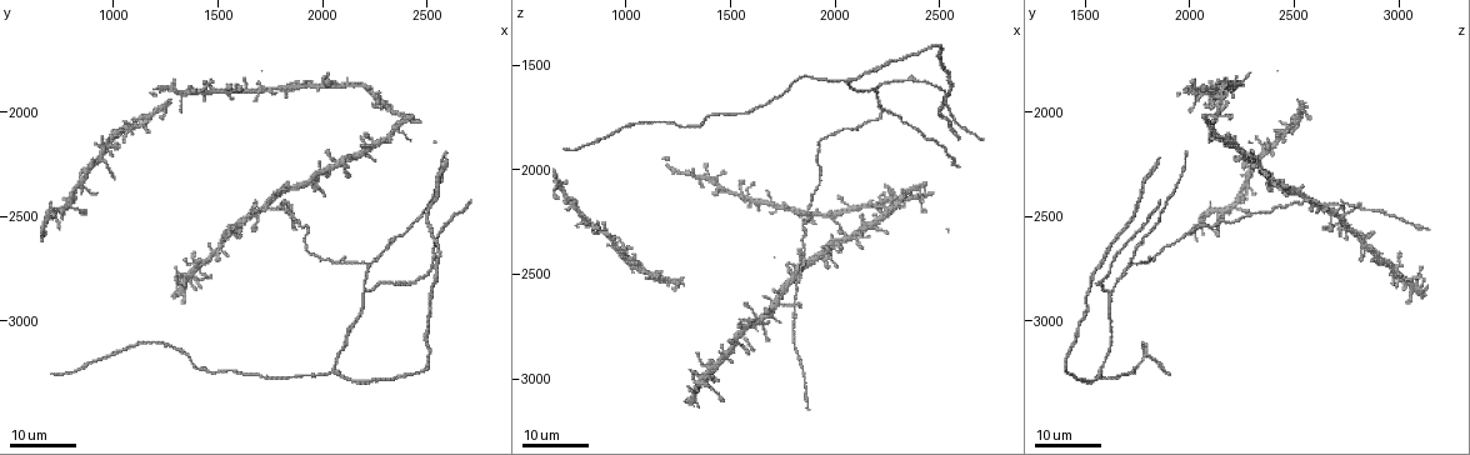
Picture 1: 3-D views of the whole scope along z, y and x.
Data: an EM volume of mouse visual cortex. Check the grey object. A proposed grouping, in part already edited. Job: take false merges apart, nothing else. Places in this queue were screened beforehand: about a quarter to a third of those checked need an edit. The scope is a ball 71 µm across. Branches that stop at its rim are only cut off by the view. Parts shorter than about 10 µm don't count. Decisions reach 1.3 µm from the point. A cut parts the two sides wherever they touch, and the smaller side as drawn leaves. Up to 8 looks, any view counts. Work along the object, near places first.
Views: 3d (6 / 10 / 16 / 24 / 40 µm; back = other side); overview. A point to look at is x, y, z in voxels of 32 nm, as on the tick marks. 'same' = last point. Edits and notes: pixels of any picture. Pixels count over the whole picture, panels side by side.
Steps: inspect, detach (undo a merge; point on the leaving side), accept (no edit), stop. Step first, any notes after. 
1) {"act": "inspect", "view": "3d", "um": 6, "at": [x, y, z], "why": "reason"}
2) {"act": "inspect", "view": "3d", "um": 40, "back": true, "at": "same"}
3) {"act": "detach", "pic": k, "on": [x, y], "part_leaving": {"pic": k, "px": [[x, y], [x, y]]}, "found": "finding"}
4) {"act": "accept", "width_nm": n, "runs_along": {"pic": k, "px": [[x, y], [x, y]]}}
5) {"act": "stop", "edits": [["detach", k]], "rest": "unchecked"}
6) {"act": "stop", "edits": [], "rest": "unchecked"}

{"act": "inspect", "view": "3d", "um": 24, "at": [2200, 2870, 1610], "why": "three arms meet"}

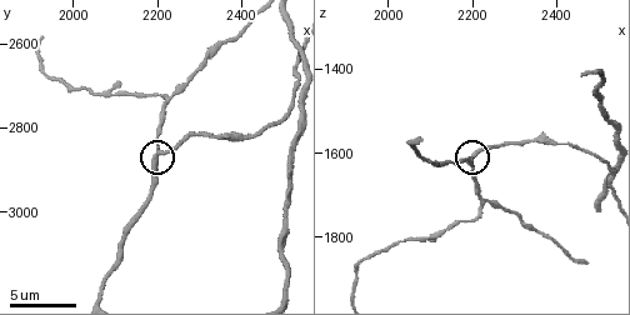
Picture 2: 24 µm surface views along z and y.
{"act": "inspect", "view": "3d", "um": 10, "at": "same"}

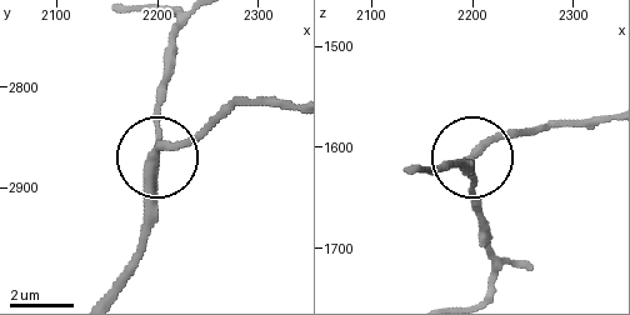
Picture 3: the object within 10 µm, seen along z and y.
{"act": "inspect", "view": "3d", "um": 6, "at": "same", "why": "closer look"}

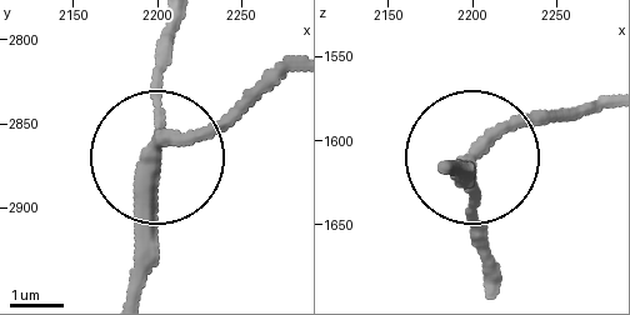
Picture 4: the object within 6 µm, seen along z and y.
{"act": "accept", "runs_along": {"pic": 4, "px": [[176, 33], [154, 100], [158, 145], [194, 135], [243, 91]]}, "found": "all the same neuron"}

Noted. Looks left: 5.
{"act": "inspect", "view": "3d", "um": 10, "at": [2230, 2735, 1710], "why": "branch point"}

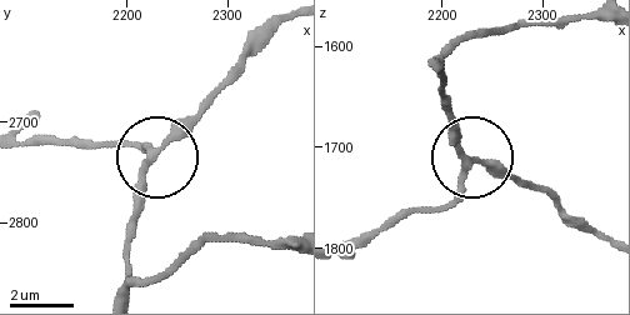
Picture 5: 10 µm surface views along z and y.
{"act": "accept", "arms": 3, "runs_along": {"pic": 5, "px": [[20, 143], [158, 149], [211, 100]]}, "found": "all the same neuron"}

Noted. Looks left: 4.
{"act": "inspect", "view": "3d", "um": 10, "at": [2080, 2725, 1800], "why": "two arms in line, one across"}

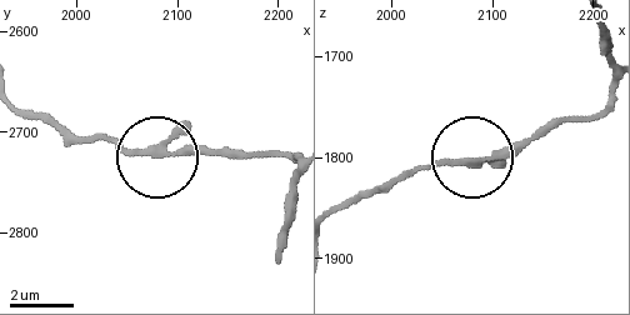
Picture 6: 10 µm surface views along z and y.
{"act": "accept", "arms": 3, "runs_along": {"pic": 6, "px": [[26, 110], [83, 138], [163, 156], [241, 156]]}, "found": "continuous, no second neuron"}

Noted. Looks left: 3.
{"act": "inspect", "view": "3d", "um": 24, "at": [1800, 2440, 2650], "why": "four or more arms meet"}

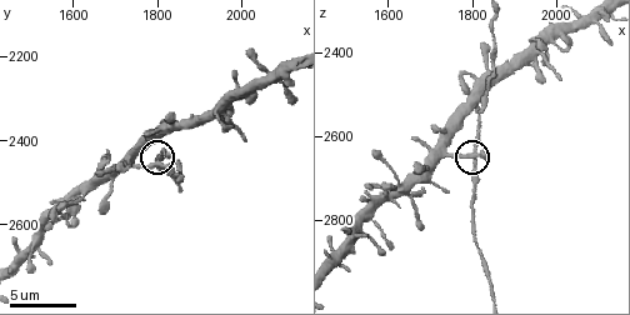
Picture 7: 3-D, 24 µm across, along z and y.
{"act": "inspect", "view": "3d", "um": 10, "at": [1805, 2455, 2640], "why": "closer look"}

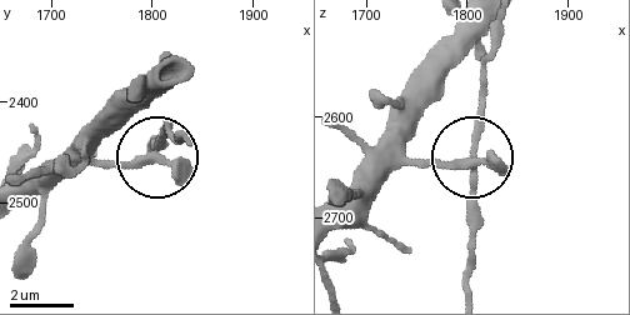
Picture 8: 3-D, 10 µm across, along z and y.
{"act": "accept", "runs_along": {"pic": 8, "px": [[414, 131], [403, 145], [409, 159], [470, 164], [473, 239]]}, "found": "continuous, no second neuron"}

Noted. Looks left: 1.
{"act": "stop", "edits": [], "rest": "unchecked"}

